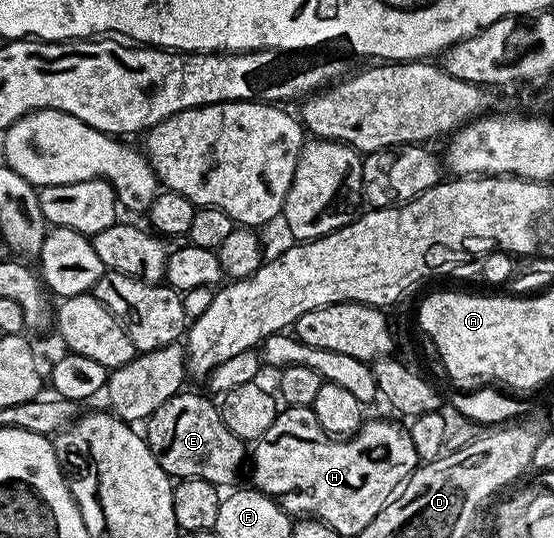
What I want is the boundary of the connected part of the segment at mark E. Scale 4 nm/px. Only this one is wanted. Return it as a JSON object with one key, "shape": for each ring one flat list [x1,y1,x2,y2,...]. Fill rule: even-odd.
{"shape":[[181,392,176,394,162,408,158,408,152,415,146,419,148,434,146,441,148,447,152,449,152,455,158,460,158,464,167,472,168,477,173,480,182,478,201,478,207,482,212,482,218,488,231,487,236,477,240,474,240,469,246,466,246,443,243,438,234,436,230,428,220,418,220,412,217,403,211,397,203,398,200,394,187,394]]}

